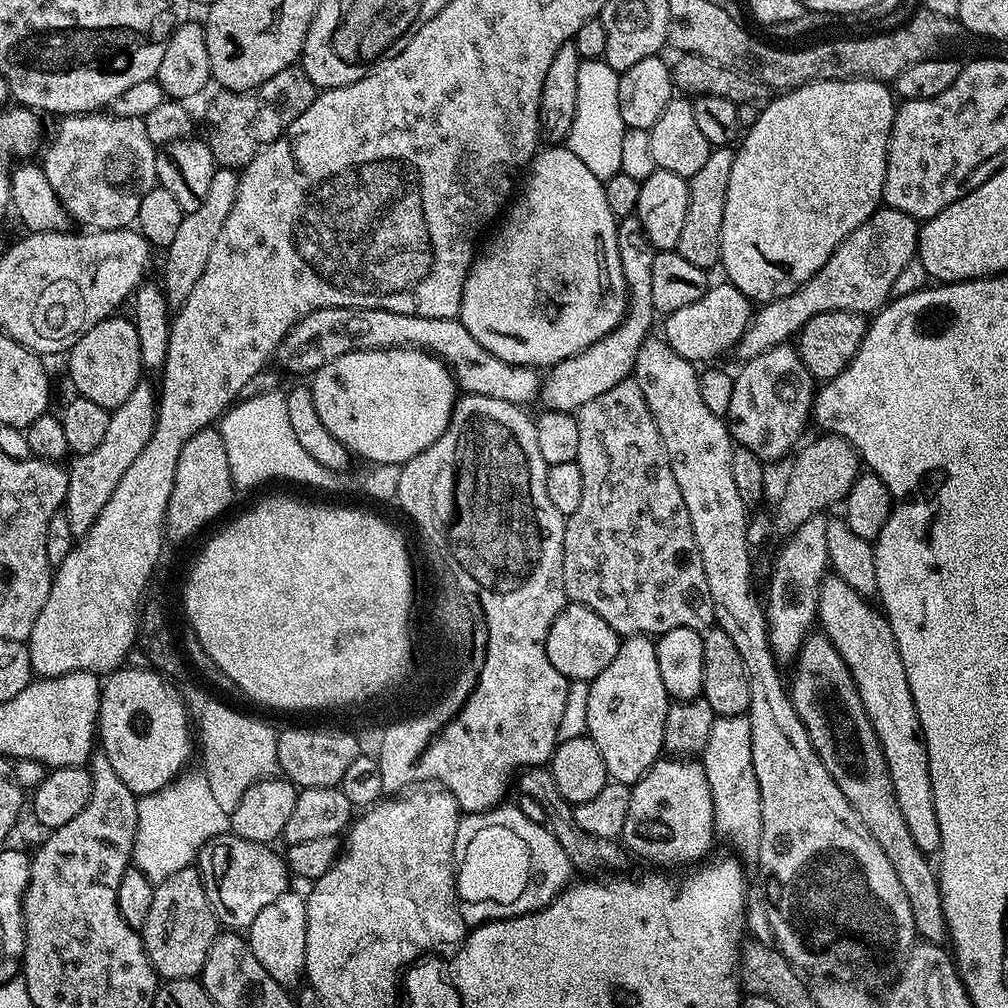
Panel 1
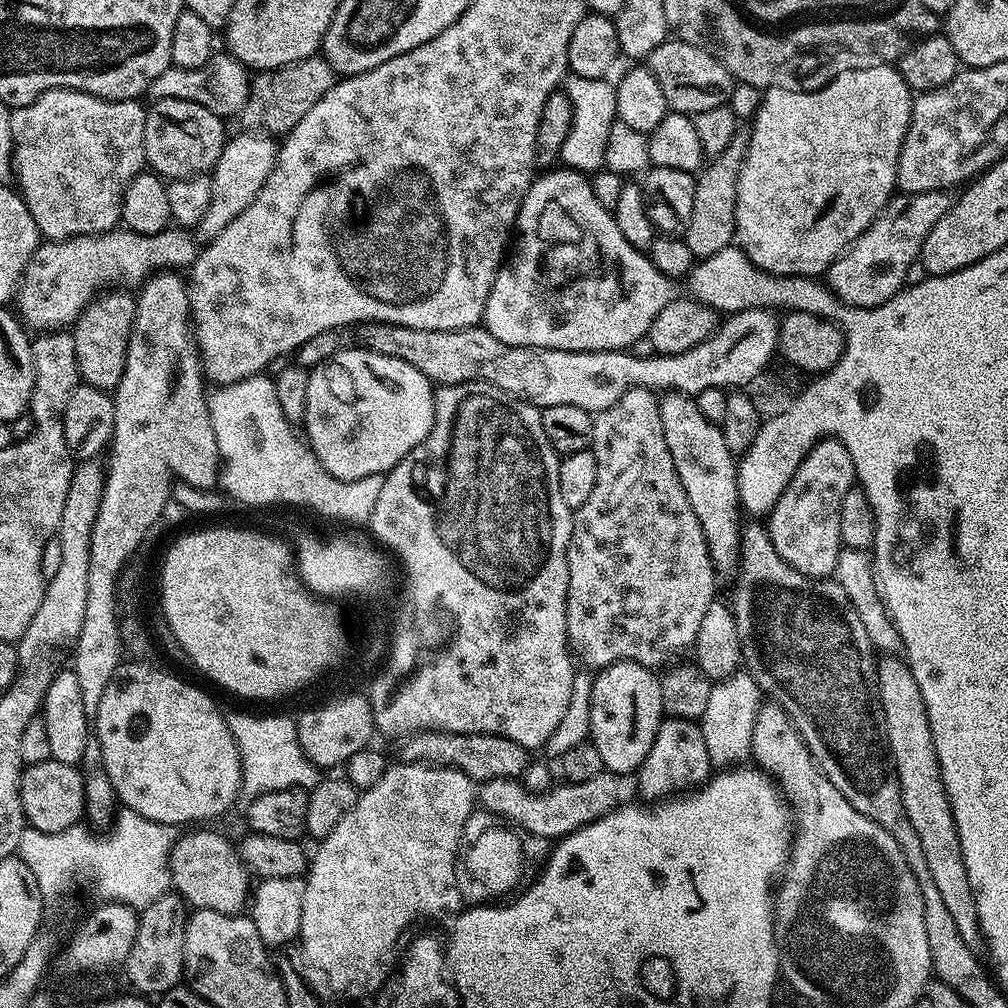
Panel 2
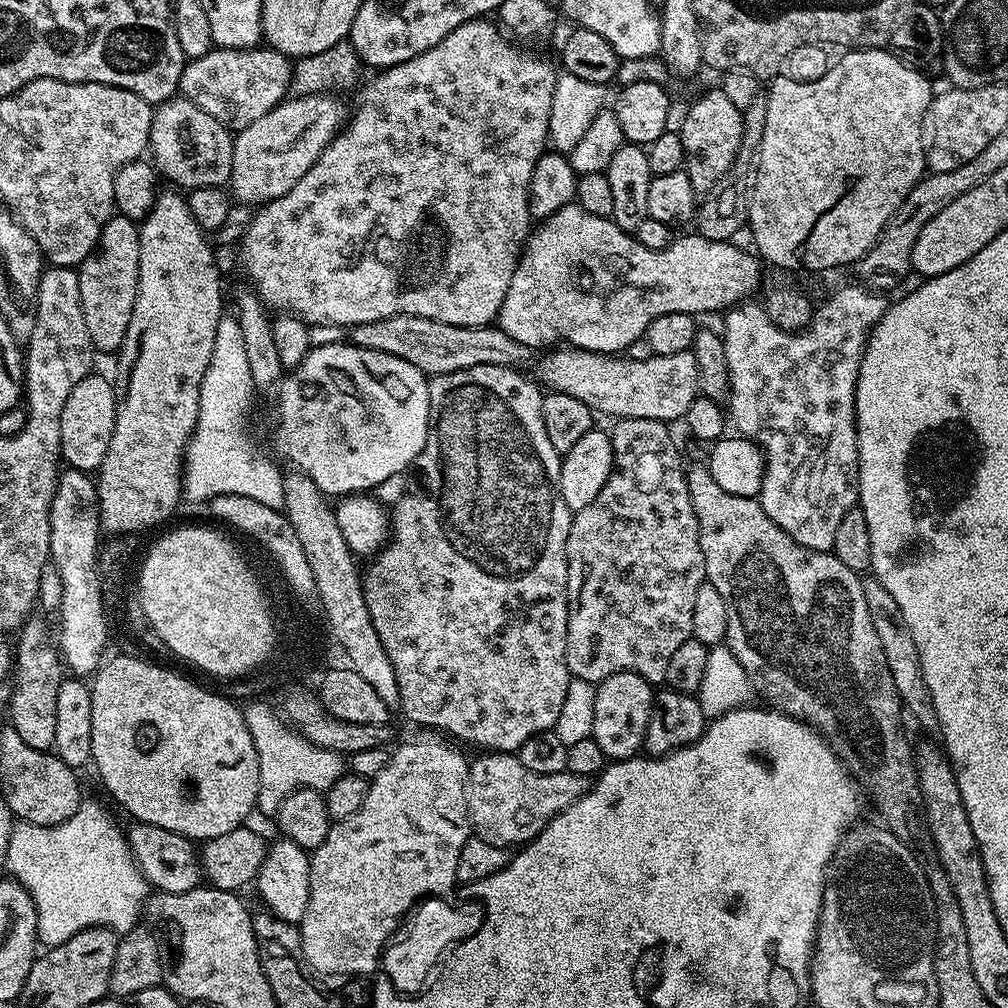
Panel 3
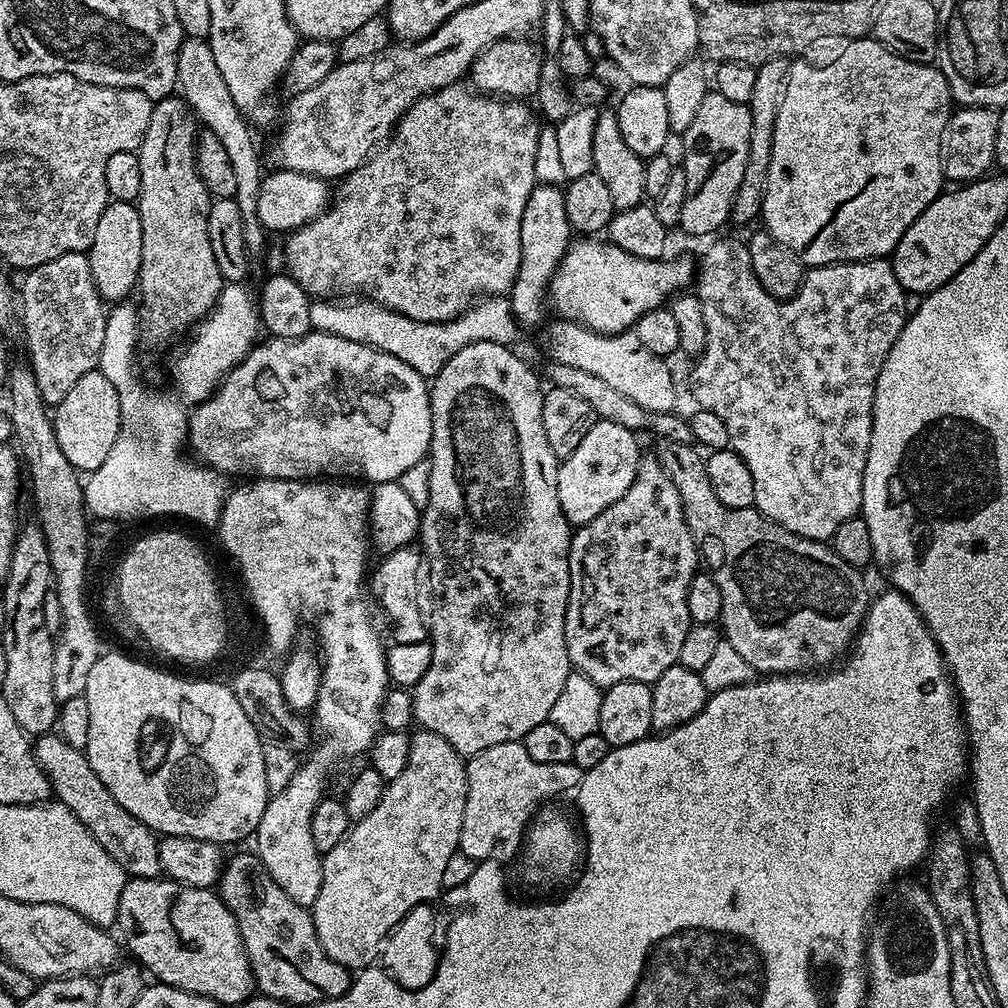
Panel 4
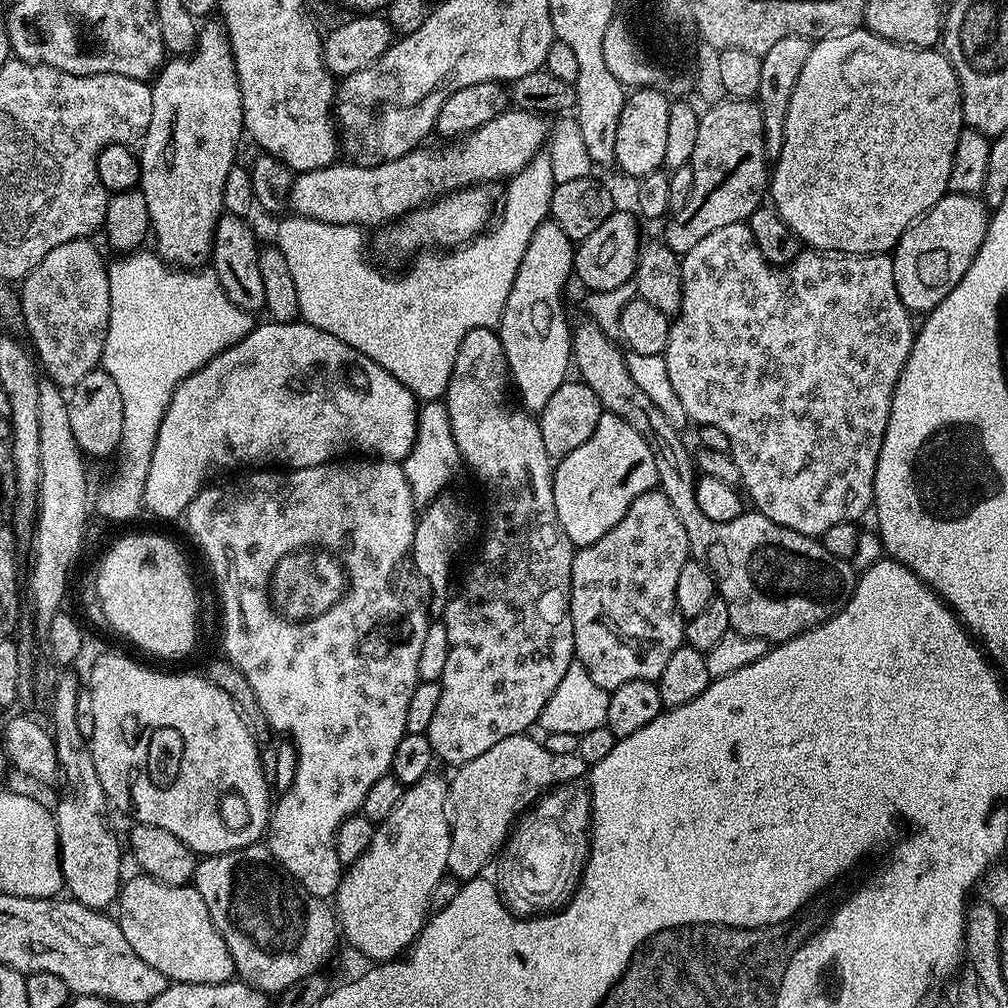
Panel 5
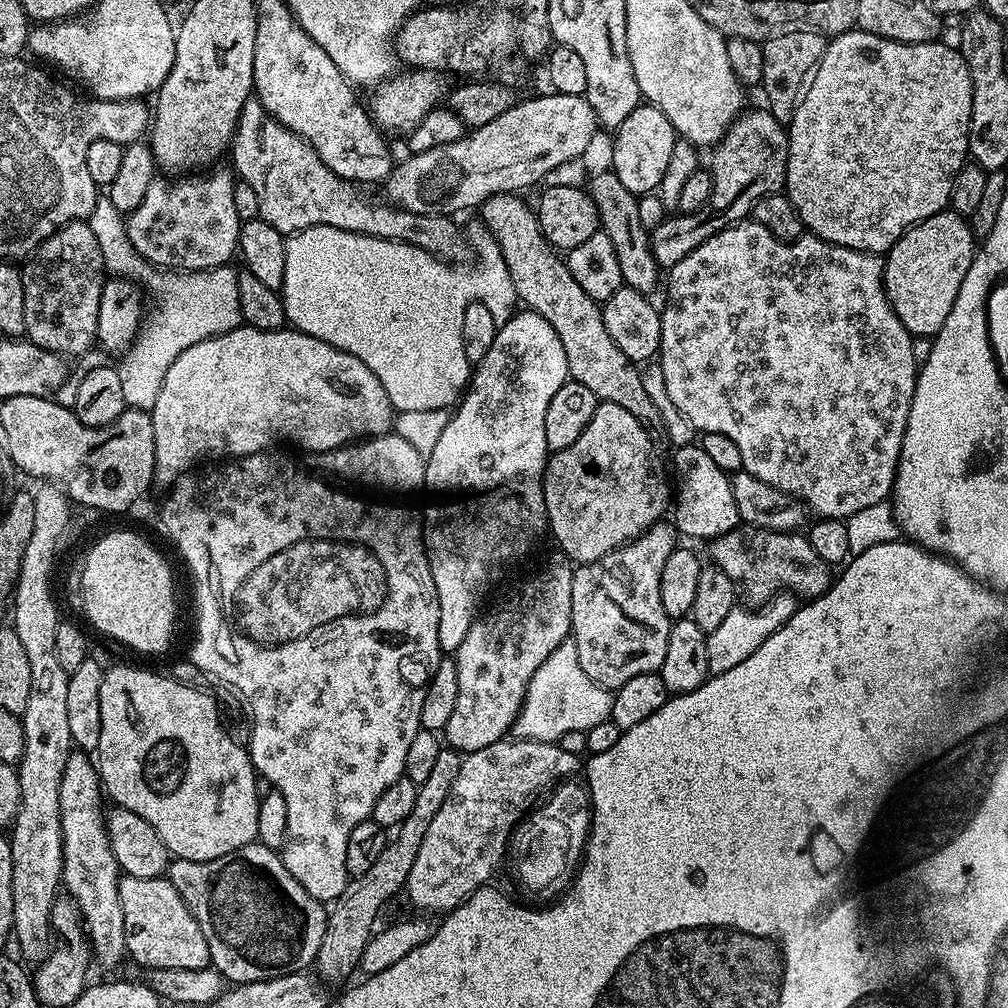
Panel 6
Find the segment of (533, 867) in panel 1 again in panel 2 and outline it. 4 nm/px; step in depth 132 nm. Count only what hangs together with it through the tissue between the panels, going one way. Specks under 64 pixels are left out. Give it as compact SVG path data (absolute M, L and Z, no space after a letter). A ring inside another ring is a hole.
M500 819L498 826L503 824L504 830L509 830L508 832L490 832L478 838L474 844L466 846L466 850L460 850L458 853L456 881L461 901L465 905L487 904L497 898L507 897L504 895L511 888L519 889L520 879L524 876L524 867L528 864L528 852L532 852L532 860L537 866L543 865L548 859L550 844L543 836L526 839L523 831L517 830L511 823Z

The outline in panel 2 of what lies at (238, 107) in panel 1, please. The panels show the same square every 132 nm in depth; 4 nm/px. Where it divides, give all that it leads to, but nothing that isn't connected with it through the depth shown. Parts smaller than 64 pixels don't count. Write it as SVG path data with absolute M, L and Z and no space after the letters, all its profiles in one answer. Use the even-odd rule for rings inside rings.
M317 54L287 64L281 68L273 68L271 72L257 71L250 80L248 101L244 104L242 119L247 127L259 130L273 138L283 137L298 122L302 122L305 114L314 107L314 102L322 98L337 82L338 73L325 60L323 55Z

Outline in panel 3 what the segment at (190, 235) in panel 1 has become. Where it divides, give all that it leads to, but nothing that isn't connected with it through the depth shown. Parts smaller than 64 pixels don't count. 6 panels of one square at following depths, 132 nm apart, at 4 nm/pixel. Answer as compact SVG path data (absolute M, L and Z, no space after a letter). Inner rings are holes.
M327 91L310 96L293 95L274 106L270 114L262 114L258 122L250 122L250 126L235 133L230 192L239 203L263 206L269 200L282 198L298 178L318 162L322 150L328 148L328 143L345 127L350 116L349 109L344 109L343 102L336 96L339 95Z

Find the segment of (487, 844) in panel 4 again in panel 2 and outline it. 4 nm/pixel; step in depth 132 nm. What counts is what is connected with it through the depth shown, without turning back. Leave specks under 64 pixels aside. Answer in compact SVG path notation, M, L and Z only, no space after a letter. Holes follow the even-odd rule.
M607 770L594 774L586 782L557 783L547 792L532 795L519 779L494 778L483 781L478 788L478 804L483 811L511 822L529 837L543 836L552 842L569 836L574 830L586 827L607 812L612 812L621 803L620 784L617 773Z

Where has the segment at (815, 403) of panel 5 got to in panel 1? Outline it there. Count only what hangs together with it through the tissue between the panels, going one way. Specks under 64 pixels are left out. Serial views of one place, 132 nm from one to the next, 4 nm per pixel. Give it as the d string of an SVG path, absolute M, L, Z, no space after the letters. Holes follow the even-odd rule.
M820 514L802 522L802 526L787 533L785 540L788 541L781 546L780 553L772 564L772 577L768 580L768 600L766 596L766 615L768 642L777 661L795 661L800 655L804 639L817 623L818 590L830 568L826 554L827 525L828 520Z

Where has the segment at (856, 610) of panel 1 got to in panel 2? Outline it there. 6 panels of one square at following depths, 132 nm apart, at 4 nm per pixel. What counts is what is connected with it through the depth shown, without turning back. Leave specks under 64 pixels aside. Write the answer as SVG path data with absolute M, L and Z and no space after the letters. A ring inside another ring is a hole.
M896 654L885 655L877 663L876 685L886 722L888 749L898 774L902 806L906 806L906 818L910 818L922 842L926 867L934 878L938 895L954 917L958 934L962 934L962 942L966 942L972 952L979 953L982 937L978 910L974 910L974 894L970 890L970 878L966 878L966 862L962 862L962 846L958 842L950 798L946 798L946 786L942 782L938 750L934 750L934 734L930 734L930 718L926 718L922 690L918 690L918 682L914 682L914 674L908 669L907 663Z

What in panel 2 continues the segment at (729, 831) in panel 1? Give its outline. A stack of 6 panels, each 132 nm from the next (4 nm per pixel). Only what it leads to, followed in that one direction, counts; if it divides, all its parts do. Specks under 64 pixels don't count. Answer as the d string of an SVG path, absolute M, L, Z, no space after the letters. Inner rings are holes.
M737 670L730 678L713 683L709 703L698 721L713 767L728 768L747 759L751 753L754 719L763 702L760 685L747 671Z

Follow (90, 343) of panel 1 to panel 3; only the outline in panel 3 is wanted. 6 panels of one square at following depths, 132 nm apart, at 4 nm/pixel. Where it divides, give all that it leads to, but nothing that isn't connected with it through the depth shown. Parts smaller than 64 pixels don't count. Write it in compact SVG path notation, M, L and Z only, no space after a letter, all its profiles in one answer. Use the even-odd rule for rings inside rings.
M113 214L102 226L96 249L78 266L78 290L82 298L82 318L90 330L90 342L97 353L119 353L126 338L126 326L134 314L140 269L140 230L137 221Z

